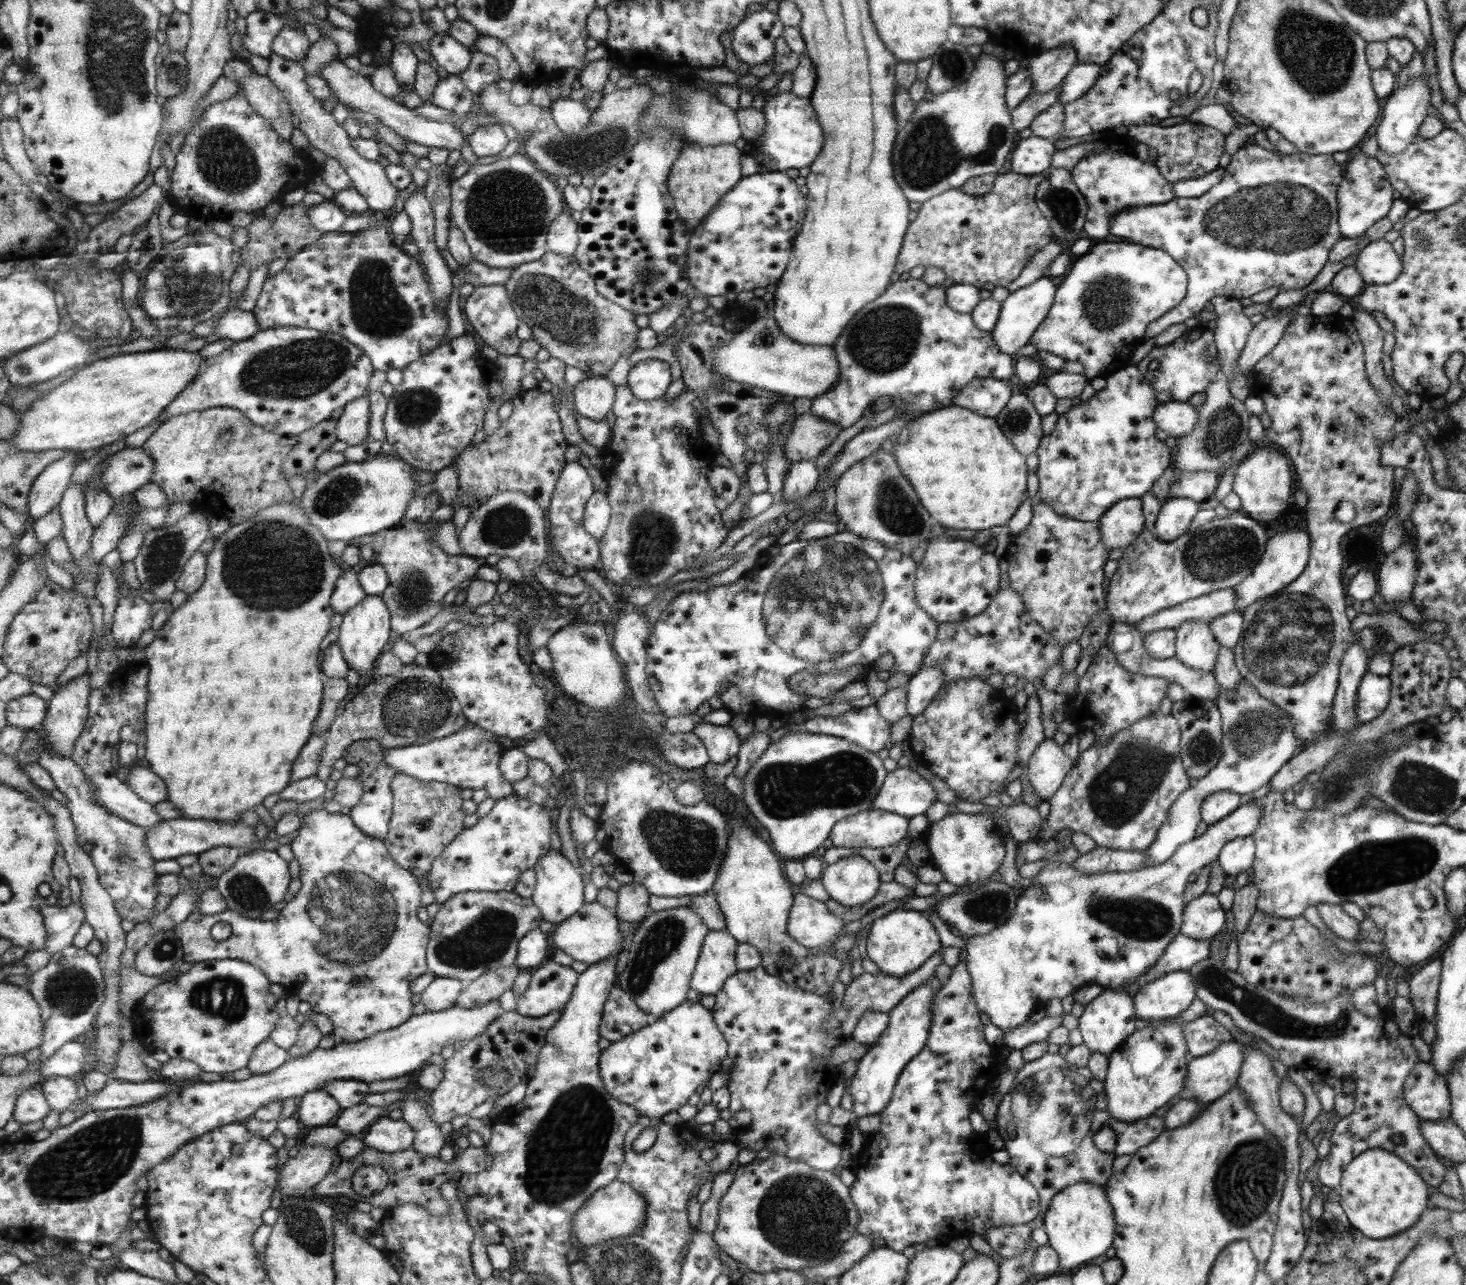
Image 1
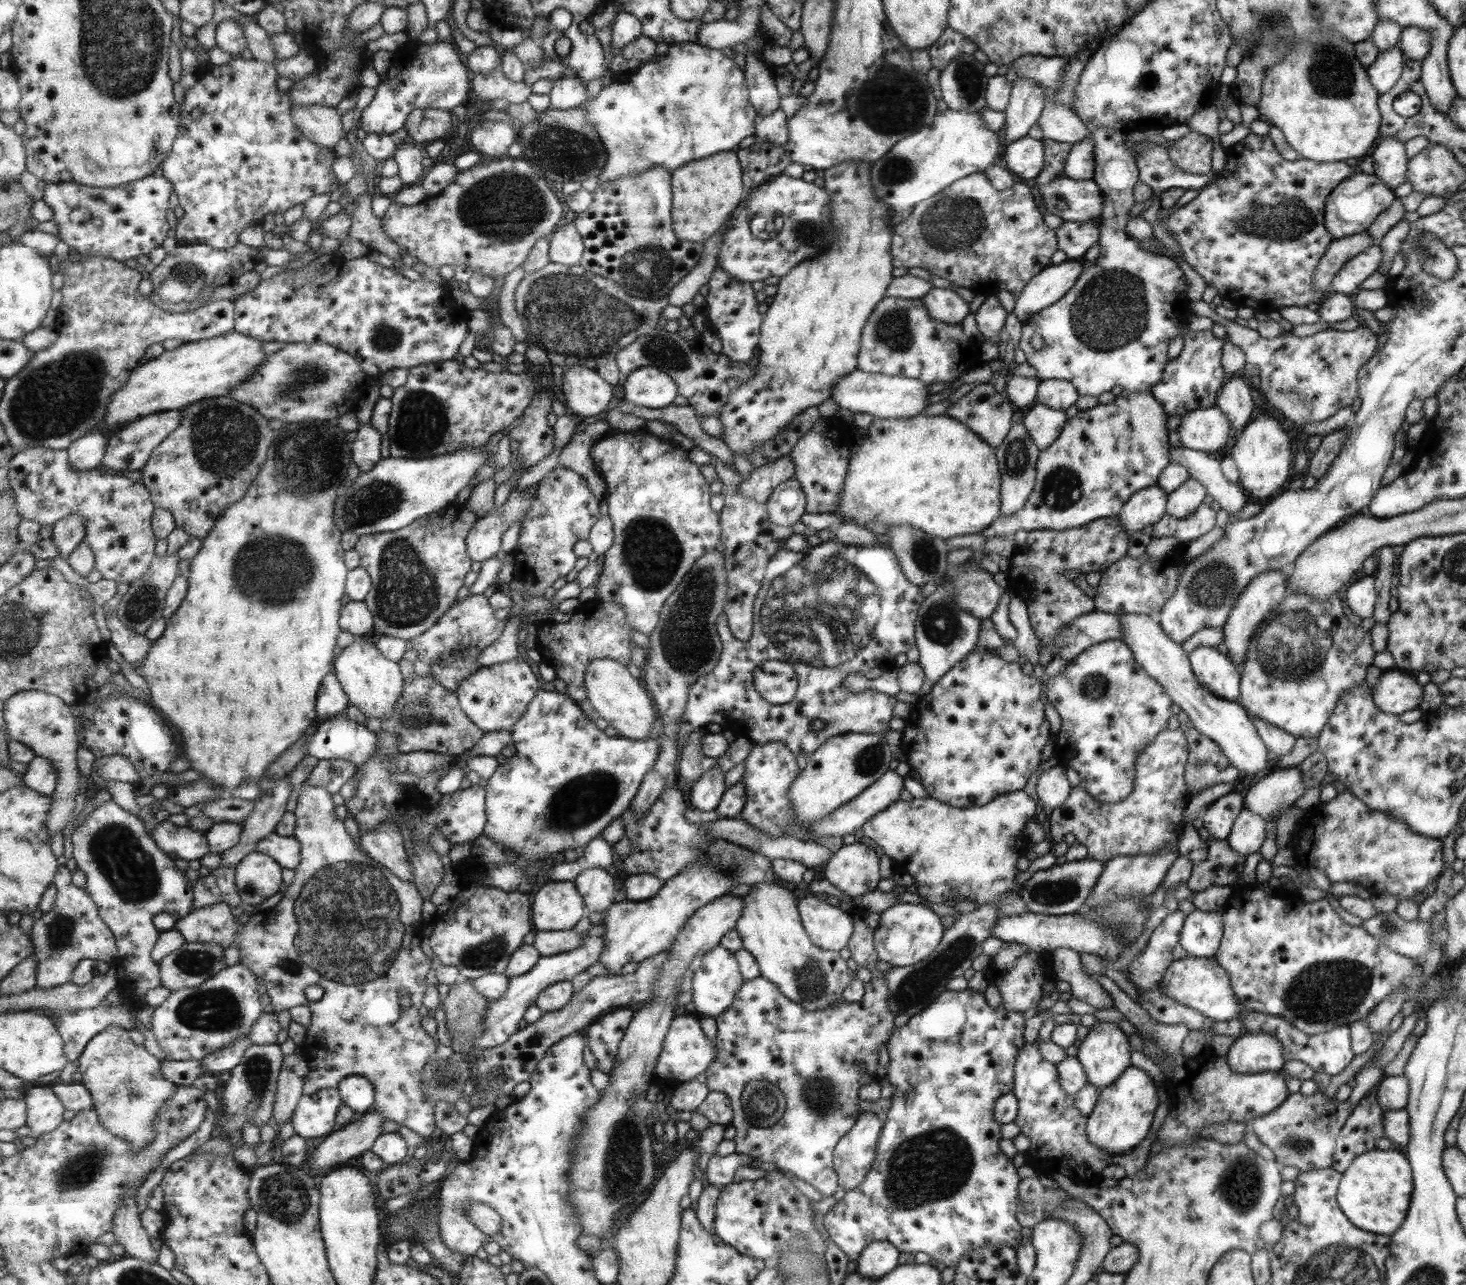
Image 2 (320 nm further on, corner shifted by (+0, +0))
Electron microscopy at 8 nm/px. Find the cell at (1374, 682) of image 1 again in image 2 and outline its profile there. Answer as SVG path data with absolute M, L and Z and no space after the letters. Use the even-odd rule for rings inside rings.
M1382 671L1379 682L1371 690L1375 706L1387 714L1399 715L1413 710L1421 702L1421 686L1399 672Z

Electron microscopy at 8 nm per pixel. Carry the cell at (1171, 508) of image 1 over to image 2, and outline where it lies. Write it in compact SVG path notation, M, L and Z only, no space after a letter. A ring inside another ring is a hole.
M1190 477L1177 490L1167 496L1166 516L1171 518L1187 518L1202 504L1206 488Z

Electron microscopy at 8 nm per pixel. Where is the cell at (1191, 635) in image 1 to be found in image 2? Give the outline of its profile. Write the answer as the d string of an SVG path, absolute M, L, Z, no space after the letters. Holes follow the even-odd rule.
M1200 646L1188 654L1190 667L1197 684L1217 698L1229 702L1238 700L1241 674L1228 656L1215 647Z

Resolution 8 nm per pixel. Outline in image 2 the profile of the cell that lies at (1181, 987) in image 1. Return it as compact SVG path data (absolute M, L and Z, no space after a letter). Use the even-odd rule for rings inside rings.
M1186 957L1169 964L1163 974L1163 979L1155 986L1161 994L1171 998L1174 1002L1187 1006L1203 1017L1215 1022L1225 1022L1236 1018L1242 1009L1231 990L1230 978L1226 970L1218 966L1214 958Z

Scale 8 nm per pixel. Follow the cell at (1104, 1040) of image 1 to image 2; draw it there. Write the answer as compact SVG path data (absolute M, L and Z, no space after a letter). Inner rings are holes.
M1097 1021L1088 1030L1086 1037L1077 1047L1076 1059L1083 1067L1085 1073L1086 1084L1090 1084L1093 1088L1100 1091L1106 1086L1113 1085L1123 1072L1129 1068L1129 1043L1127 1042L1127 1034L1120 1031L1115 1023L1105 1023Z

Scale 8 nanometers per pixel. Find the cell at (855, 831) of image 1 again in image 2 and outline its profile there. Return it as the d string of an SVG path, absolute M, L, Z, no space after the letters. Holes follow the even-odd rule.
M1016 790L995 797L981 806L955 808L938 799L913 798L909 801L893 801L885 809L875 813L861 828L863 840L882 848L893 864L903 863L905 872L913 878L914 892L931 904L955 906L961 900L970 900L978 906L992 904L996 919L1023 914L1028 910L1020 895L1012 893L1016 886L1017 858L1025 848L1023 828L1035 814L1035 802L1023 792Z

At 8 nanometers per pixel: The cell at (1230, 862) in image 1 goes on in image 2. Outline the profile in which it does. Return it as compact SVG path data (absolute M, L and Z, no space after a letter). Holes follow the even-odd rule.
M1243 805L1235 817L1230 836L1226 838L1231 850L1245 856L1259 850L1264 841L1264 827L1264 818Z

